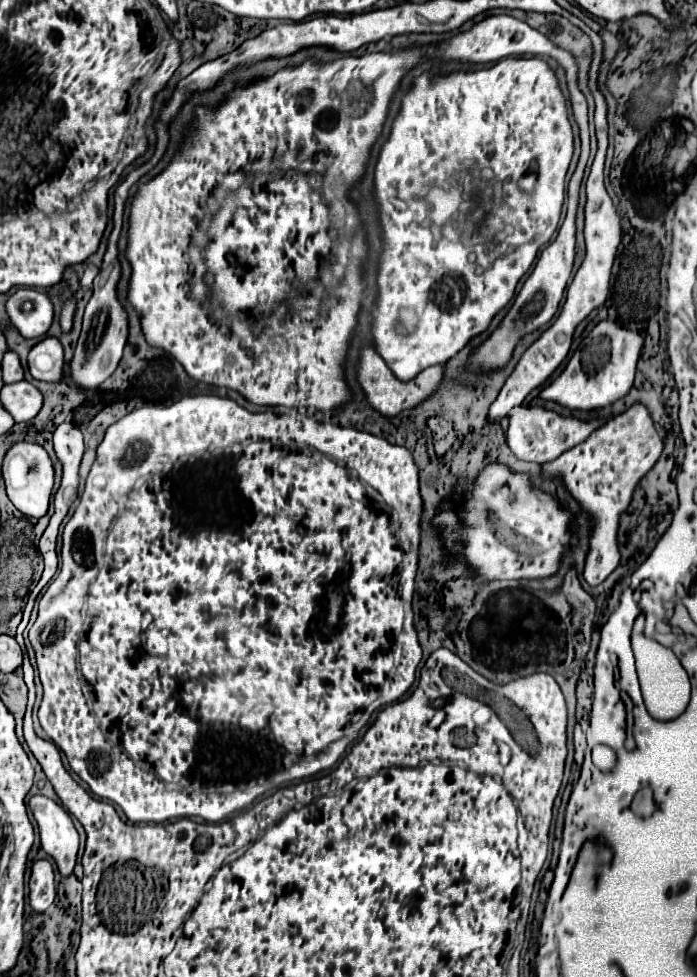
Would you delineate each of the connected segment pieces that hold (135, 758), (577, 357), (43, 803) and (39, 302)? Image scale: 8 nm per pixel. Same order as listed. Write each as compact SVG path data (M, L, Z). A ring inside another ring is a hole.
M198 395L198 397L182 397L178 403L170 407L142 407L138 411L132 411L130 415L122 417L120 421L112 423L106 433L102 443L98 445L96 451L96 461L88 473L84 493L80 497L80 503L70 517L70 521L64 527L62 533L62 551L60 551L60 573L56 579L48 585L46 593L42 595L38 603L38 619L30 629L30 643L36 653L36 667L40 673L40 681L44 687L44 699L38 709L38 719L42 723L42 729L46 735L56 743L60 751L68 757L68 763L72 771L88 783L90 791L100 797L108 799L110 803L116 803L128 821L132 823L164 823L170 819L182 819L182 817L200 817L208 823L218 823L226 819L228 815L246 809L252 805L256 797L266 793L268 789L286 783L286 779L302 779L302 777L312 777L320 771L330 769L340 755L346 751L346 747L360 735L360 729L366 727L370 721L372 713L378 711L380 707L394 703L400 699L410 685L416 679L416 667L422 659L422 647L418 643L418 635L414 629L414 611L412 611L412 595L414 595L414 577L418 573L418 549L420 549L420 539L422 539L422 513L424 513L424 499L420 495L420 477L418 477L418 467L406 447L392 445L382 437L370 435L366 431L356 431L350 427L338 427L332 423L318 423L312 417L306 417L304 413L290 413L290 415L274 415L274 413L250 413L242 409L236 401L216 397L216 395ZM392 517L398 517L398 527L396 533L392 529Z
M612 321L598 323L576 349L560 377L554 379L550 387L540 391L540 399L556 401L558 405L574 411L596 411L610 407L630 393L642 345L644 341L636 331L628 331Z
M44 795L30 797L30 809L38 823L42 849L56 861L62 875L70 875L78 853L78 831L68 811Z
M20 287L10 295L10 299L6 301L6 313L26 339L46 335L54 317L48 295L30 287Z

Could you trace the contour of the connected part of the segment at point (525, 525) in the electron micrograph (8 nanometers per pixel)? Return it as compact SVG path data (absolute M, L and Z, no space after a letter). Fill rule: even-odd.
M488 465L472 491L472 497L468 497L464 505L464 513L454 513L452 503L444 501L440 507L440 515L436 515L434 523L442 527L442 535L446 537L446 547L452 553L464 553L468 565L478 573L478 579L490 581L490 579L542 579L558 571L560 557L564 547L570 545L570 515L560 507L556 499L550 495L530 487L528 479L524 475L512 475L506 465ZM464 519L466 527L458 527L458 521ZM500 547L500 553L494 553L492 549Z

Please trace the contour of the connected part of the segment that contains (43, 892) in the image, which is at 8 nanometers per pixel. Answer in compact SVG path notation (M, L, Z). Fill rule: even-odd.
M46 859L34 861L32 871L30 871L28 889L30 889L30 895L28 895L30 907L32 907L36 913L44 913L44 911L52 905L52 901L54 901L54 897L56 897L54 871L52 871L50 861L46 861Z

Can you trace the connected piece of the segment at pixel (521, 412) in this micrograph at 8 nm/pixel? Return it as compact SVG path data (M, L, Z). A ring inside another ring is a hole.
M514 407L510 413L510 427L508 427L508 447L512 453L522 461L534 461L534 463L546 463L556 459L562 451L574 447L576 443L584 441L594 429L604 425L604 421L578 421L578 419L562 419L560 415L546 411L542 407Z

